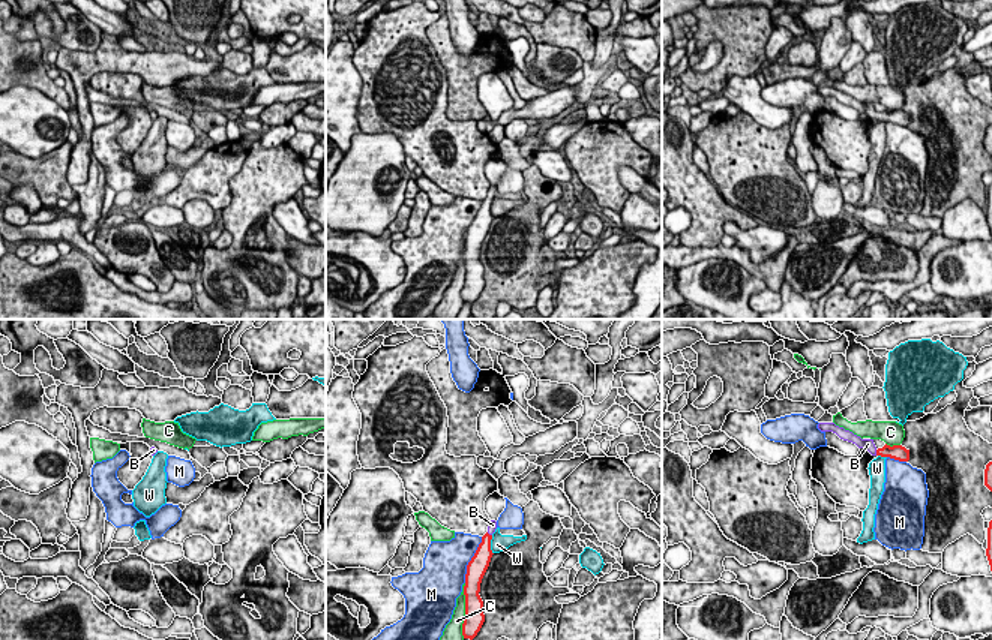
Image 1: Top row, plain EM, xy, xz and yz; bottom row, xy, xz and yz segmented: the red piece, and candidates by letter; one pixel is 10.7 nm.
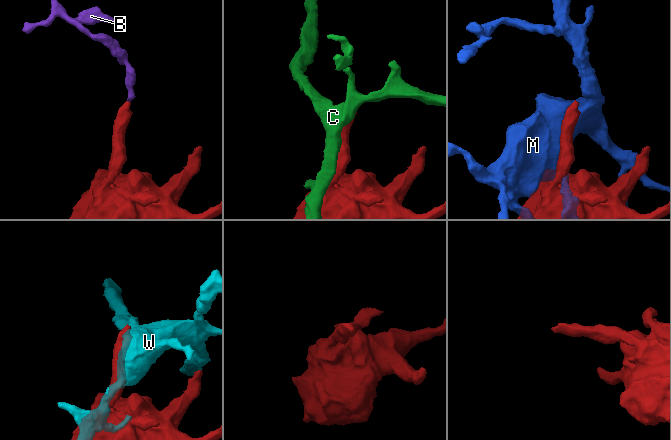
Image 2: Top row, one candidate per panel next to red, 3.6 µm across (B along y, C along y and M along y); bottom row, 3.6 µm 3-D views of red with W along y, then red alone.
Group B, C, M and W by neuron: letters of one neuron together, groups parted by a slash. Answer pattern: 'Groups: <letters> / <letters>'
Groups: B / C / M / W

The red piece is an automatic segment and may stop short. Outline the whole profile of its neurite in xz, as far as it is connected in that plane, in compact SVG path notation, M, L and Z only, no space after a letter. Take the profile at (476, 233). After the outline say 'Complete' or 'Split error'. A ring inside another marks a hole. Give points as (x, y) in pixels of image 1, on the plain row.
M489 184L488 196L482 201L482 207L479 208L474 220L467 229L465 250L464 250L465 259L465 282L462 288L464 303L473 304L485 286L483 265L479 256L482 243L494 219L491 214L491 204L495 193L497 186Z. Split error

